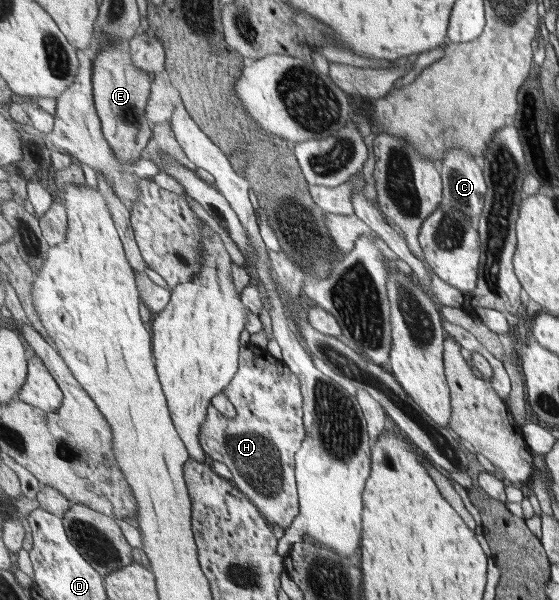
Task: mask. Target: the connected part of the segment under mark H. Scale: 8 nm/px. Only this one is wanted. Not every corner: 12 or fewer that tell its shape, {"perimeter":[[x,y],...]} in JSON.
{"perimeter":[[244,340],[200,434],[270,524],[300,514],[300,380]]}

